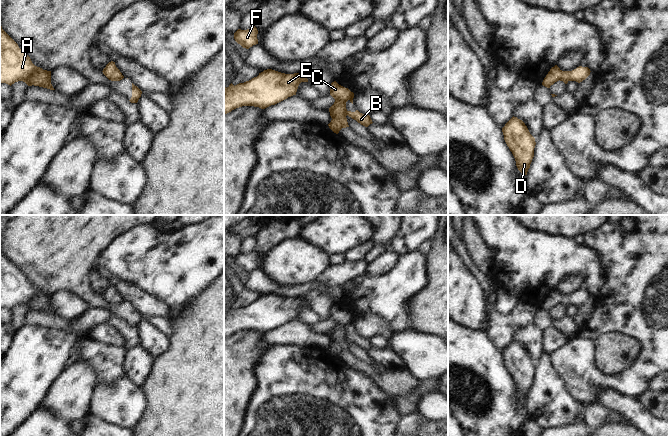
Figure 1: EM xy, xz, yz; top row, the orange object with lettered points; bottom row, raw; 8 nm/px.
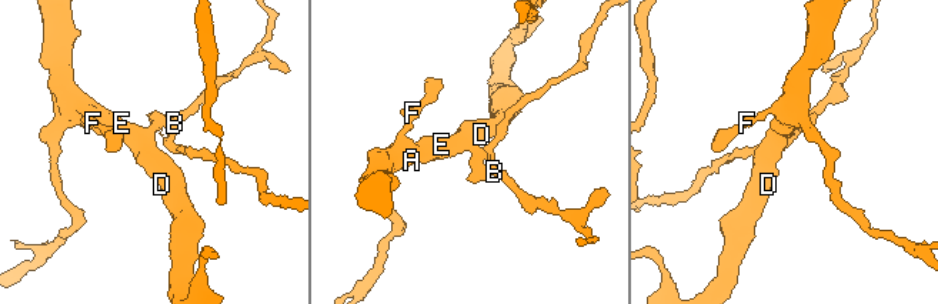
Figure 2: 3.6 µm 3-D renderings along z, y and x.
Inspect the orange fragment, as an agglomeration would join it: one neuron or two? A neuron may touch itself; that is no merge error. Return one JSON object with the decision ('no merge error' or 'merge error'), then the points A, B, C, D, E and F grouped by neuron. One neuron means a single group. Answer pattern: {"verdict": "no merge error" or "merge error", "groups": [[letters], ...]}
{"verdict": "merge error", "groups": [["A", "C", "D", "E", "F"], ["B"]]}

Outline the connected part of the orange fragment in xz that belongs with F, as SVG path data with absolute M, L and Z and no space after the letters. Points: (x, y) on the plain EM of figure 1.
M255 250L247 254L238 253L234 257L234 263L243 272L249 273L253 269L258 268L257 258L258 254Z

